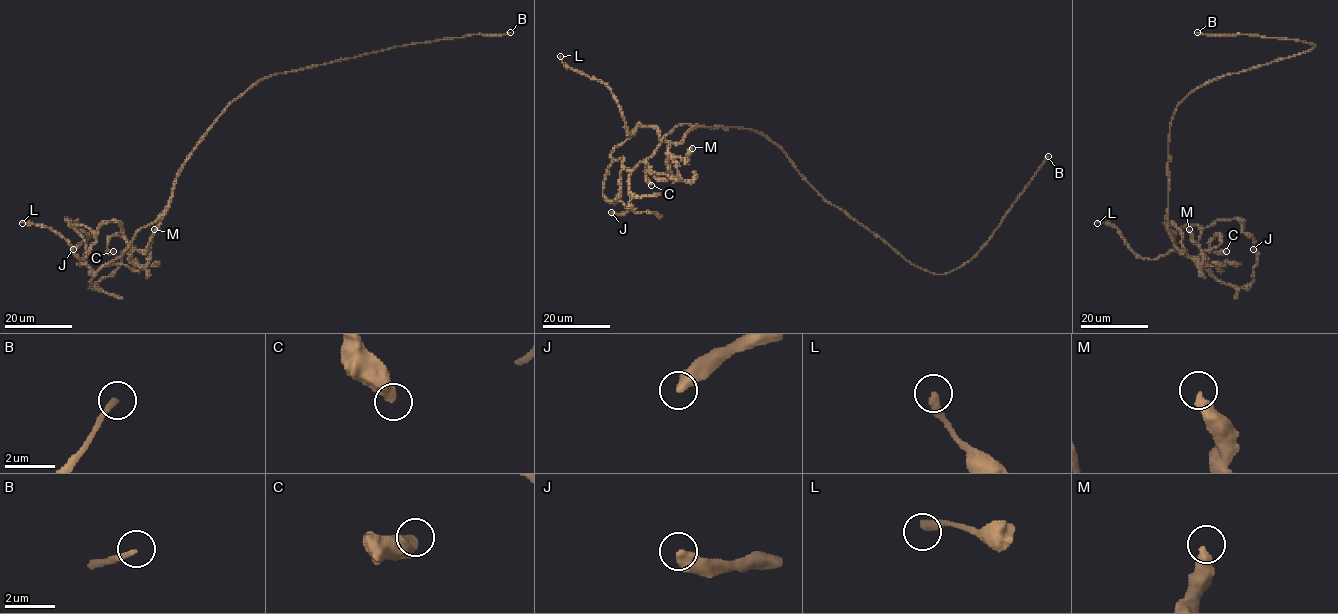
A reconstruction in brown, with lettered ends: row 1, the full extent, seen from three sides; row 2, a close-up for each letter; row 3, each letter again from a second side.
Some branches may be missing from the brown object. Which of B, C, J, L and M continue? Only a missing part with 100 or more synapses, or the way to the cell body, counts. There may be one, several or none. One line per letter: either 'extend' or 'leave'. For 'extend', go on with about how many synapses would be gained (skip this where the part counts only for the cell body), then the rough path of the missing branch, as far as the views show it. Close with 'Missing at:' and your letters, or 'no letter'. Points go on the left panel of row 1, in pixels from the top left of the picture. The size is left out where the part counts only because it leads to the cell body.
B: extend; 110 synapses
C: leave
J: leave
L: leave
M: leave
Missing at: B

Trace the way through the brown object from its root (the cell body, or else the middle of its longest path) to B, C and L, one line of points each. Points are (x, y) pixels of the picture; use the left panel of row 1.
B: (229, 104), (251, 85), (271, 75), (398, 46), (510, 32)
C: (229, 104), (182, 167), (147, 249), (134, 250), (130, 257), (133, 246), (112, 235), (107, 249), (113, 251)
L: (229, 104), (182, 167), (144, 252), (116, 221), (98, 228), (83, 259), (48, 228), (22, 223)

